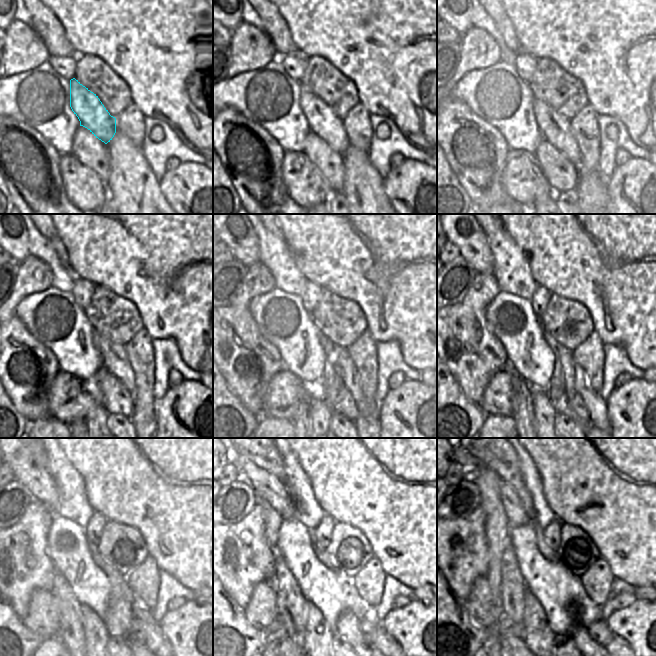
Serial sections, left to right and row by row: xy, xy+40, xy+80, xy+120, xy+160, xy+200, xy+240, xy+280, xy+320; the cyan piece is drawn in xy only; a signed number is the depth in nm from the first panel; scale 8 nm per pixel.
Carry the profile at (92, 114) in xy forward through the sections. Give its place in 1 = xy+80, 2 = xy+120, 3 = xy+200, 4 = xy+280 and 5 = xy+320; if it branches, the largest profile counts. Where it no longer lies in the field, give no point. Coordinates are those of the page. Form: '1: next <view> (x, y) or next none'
1: next xy+80 (555, 128)
2: next xy+120 (114, 359)
3: next xy+200 (596, 406)
4: next xy+280 (383, 641)
5: next xy+320 (616, 641)

